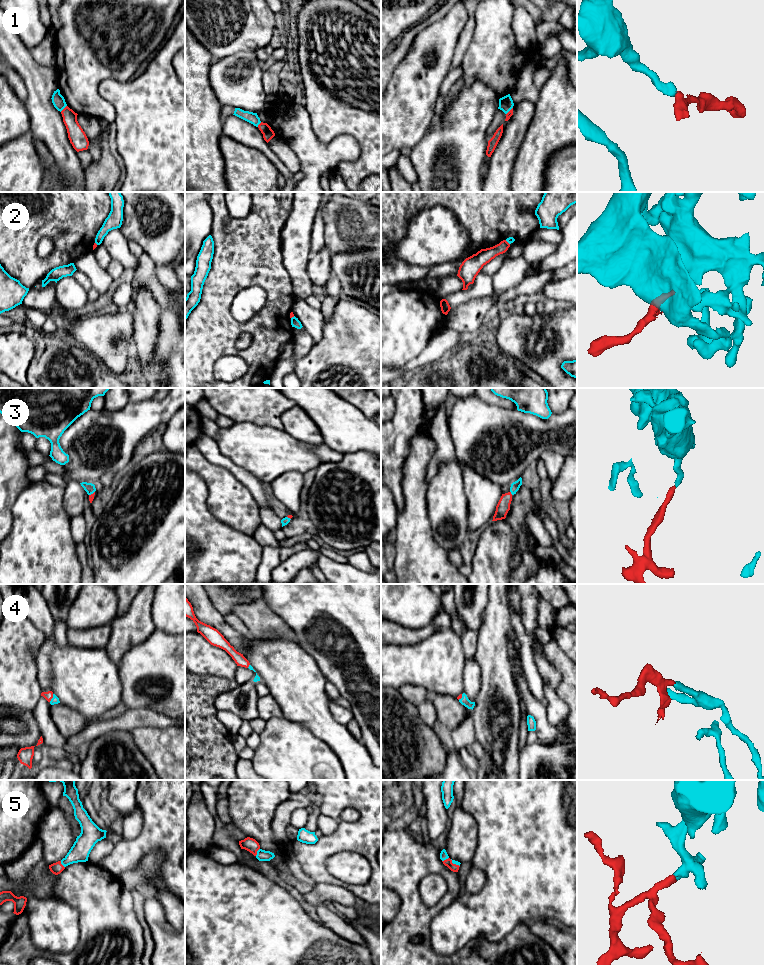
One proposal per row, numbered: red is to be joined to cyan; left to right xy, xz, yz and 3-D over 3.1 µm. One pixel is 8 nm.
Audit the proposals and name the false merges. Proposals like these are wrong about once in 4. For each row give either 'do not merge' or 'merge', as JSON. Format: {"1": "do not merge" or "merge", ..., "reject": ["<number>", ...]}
{"1": "do not merge", "2": "do not merge", "3": "merge", "4": "merge", "5": "merge", "reject": ["1", "2"]}

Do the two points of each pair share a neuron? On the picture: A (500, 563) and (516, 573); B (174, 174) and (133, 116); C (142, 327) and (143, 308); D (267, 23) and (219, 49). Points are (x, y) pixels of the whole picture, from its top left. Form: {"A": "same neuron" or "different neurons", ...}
{"A": "different neurons", "B": "same neuron", "C": "same neuron", "D": "same neuron"}

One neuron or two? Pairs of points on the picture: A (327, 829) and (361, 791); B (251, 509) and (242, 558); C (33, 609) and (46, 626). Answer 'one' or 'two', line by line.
A: two
B: two
C: one

